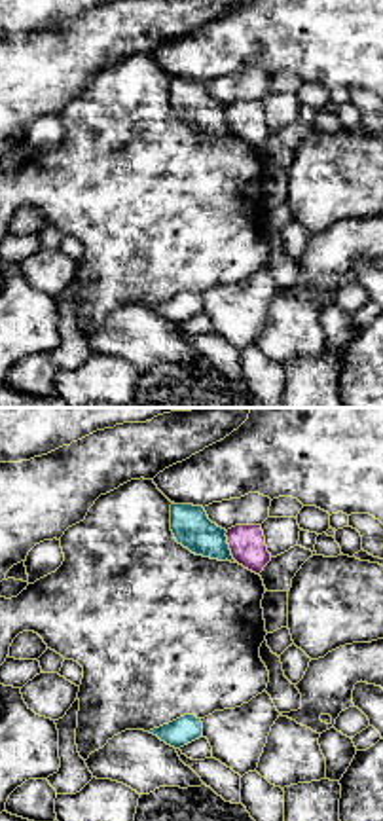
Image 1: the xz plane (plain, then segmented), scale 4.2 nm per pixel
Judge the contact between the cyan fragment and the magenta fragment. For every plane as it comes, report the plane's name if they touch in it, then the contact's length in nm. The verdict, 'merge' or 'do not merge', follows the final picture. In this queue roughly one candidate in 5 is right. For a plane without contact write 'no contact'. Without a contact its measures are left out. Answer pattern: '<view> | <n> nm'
xz | 140 nm

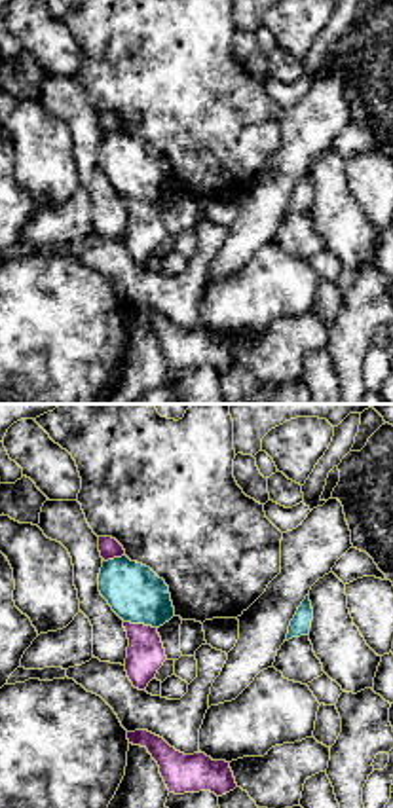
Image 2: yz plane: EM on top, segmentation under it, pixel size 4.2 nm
yz | 150 nm

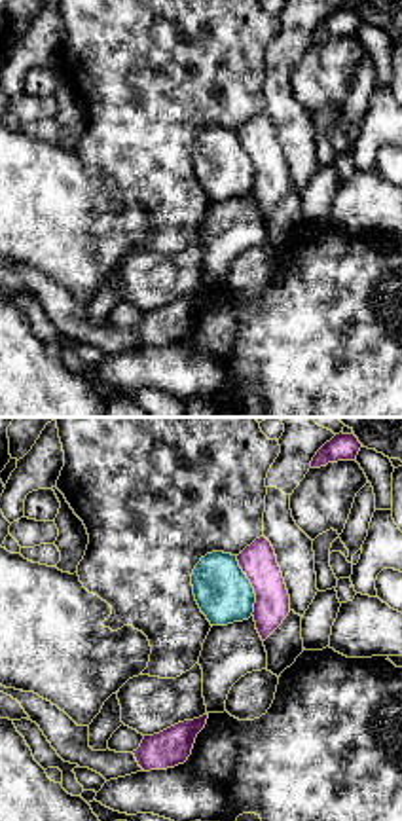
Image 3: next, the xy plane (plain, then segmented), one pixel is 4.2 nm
xy | 260 nm

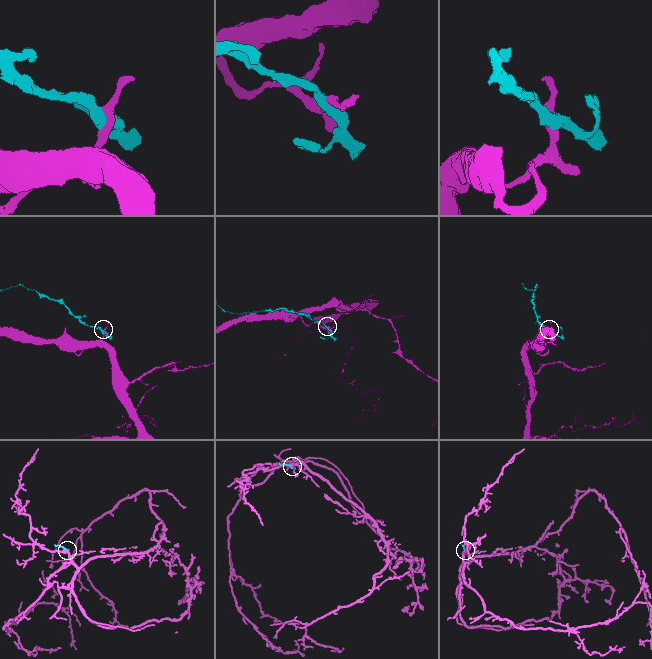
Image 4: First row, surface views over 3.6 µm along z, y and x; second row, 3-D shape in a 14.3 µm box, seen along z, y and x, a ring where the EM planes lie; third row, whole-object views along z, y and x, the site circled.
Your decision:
do not merge

